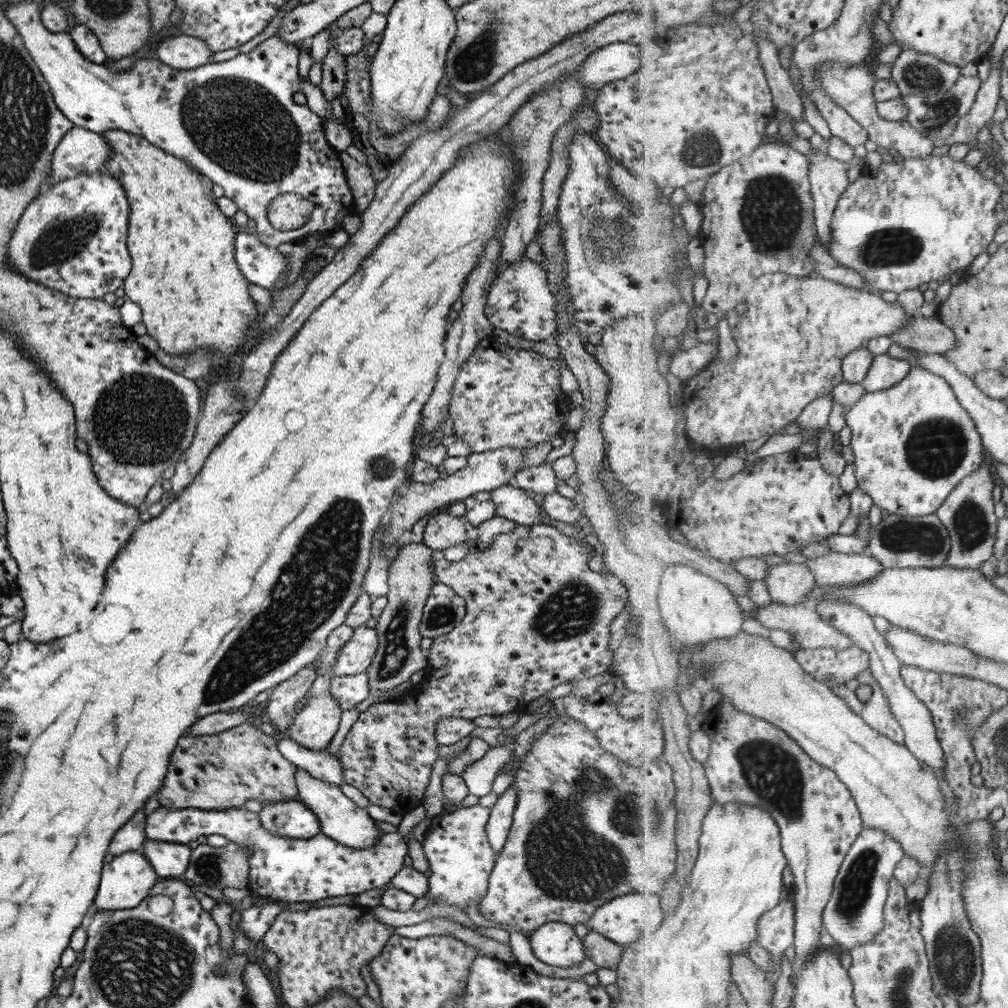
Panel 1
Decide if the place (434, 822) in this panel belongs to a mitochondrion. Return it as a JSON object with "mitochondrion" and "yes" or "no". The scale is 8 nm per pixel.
{"mitochondrion":"no"}

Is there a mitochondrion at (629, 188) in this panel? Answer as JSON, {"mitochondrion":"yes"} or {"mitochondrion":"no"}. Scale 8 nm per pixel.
{"mitochondrion":"yes"}

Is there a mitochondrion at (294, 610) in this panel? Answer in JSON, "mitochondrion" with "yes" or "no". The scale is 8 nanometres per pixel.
{"mitochondrion":"yes"}

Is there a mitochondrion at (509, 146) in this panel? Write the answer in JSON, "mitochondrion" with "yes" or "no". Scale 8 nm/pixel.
{"mitochondrion":"no"}

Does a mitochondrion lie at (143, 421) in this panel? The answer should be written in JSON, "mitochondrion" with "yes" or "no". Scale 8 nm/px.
{"mitochondrion":"yes"}

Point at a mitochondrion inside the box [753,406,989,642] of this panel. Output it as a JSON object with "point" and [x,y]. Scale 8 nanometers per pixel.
{"point":[935,449]}

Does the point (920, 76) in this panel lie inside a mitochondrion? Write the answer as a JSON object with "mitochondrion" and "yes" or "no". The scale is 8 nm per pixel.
{"mitochondrion":"yes"}

